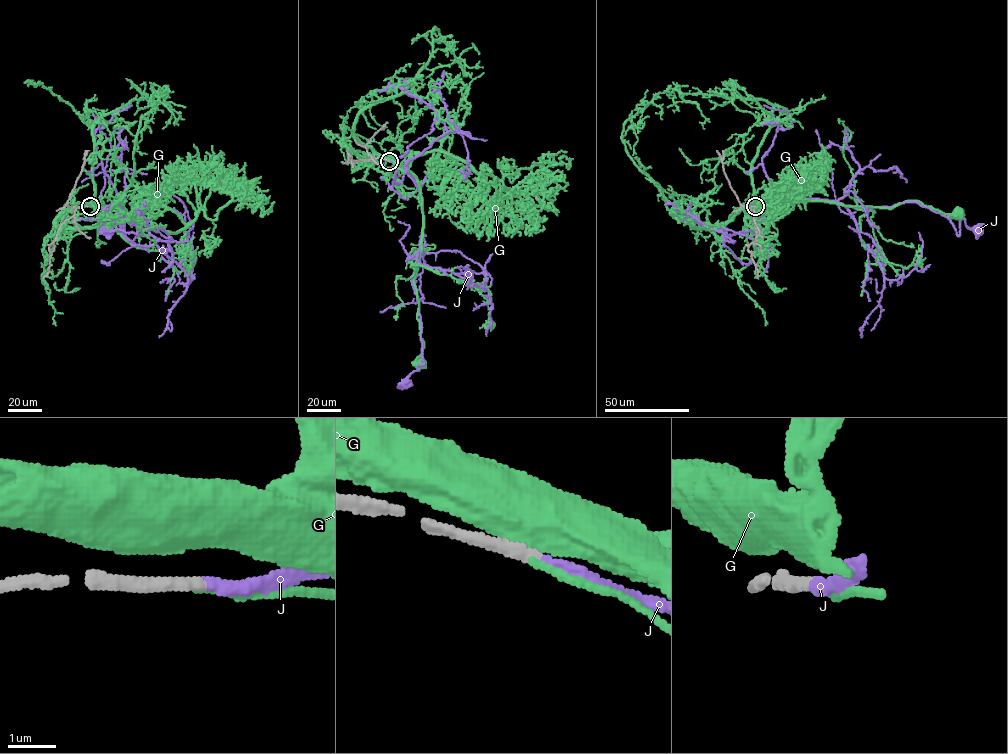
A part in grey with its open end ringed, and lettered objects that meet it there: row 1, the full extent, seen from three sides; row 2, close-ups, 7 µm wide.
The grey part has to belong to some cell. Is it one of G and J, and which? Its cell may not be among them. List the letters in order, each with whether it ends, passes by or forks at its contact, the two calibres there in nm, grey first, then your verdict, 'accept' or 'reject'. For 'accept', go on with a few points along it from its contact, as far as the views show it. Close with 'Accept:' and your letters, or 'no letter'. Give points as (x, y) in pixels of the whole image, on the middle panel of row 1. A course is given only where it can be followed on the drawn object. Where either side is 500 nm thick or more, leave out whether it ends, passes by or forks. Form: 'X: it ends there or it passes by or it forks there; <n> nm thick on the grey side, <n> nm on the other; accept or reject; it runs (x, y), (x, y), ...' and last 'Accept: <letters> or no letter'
G: it ends there; 280 nm thick on the grey side, 120 nm on the other; reject
J: it ends there; 280 nm thick on the grey side, 260 nm on the other; accept; it runs (389, 161), (415, 179), (423, 217), (411, 280), (417, 296), (424, 363), (406, 378), (405, 384)
Accept: J

